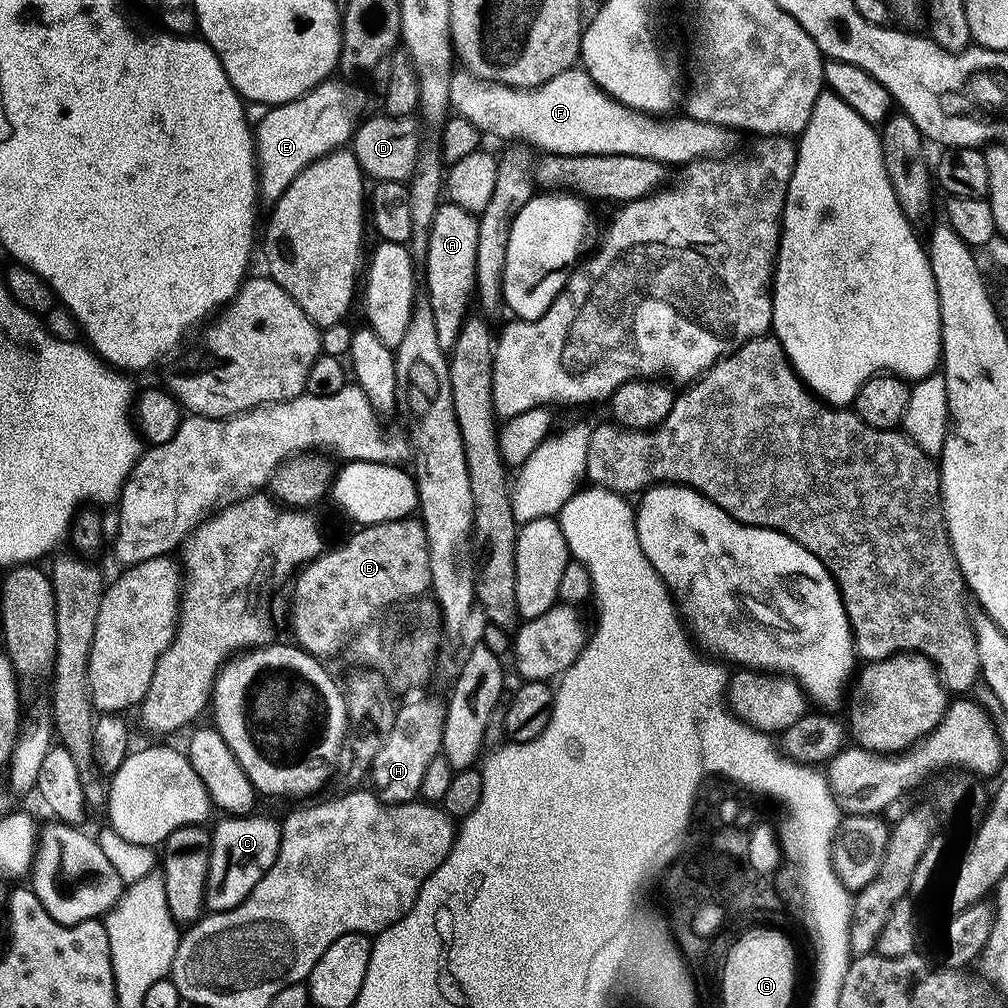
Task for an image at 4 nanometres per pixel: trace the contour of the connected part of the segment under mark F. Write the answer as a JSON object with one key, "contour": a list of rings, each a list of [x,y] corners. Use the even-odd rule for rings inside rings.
{"contour":[[[573,66],[562,74],[550,78],[537,88],[511,88],[508,84],[494,84],[490,80],[479,80],[473,72],[467,70],[453,71],[450,78],[450,108],[455,115],[474,122],[481,134],[488,132],[500,140],[508,142],[523,142],[533,149],[553,156],[650,156],[665,166],[677,164],[683,166],[693,160],[705,158],[724,158],[732,148],[733,129],[723,128],[720,124],[711,124],[701,120],[683,118],[669,128],[655,124],[655,119],[645,113],[637,112],[635,108],[626,108],[617,100],[607,96],[590,78],[583,67]]]}

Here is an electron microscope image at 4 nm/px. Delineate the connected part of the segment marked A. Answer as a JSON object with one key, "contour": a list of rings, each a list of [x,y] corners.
{"contour":[[[444,202],[437,207],[436,217],[428,231],[428,253],[422,266],[422,280],[428,283],[426,295],[430,302],[430,310],[434,314],[434,330],[438,330],[441,344],[451,346],[469,315],[468,303],[474,300],[476,290],[476,259],[478,258],[478,219],[473,213],[462,210],[462,206]]]}

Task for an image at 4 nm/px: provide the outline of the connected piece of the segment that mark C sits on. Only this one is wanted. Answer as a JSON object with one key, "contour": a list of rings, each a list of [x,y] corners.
{"contour":[[[256,815],[228,816],[218,823],[216,828],[213,827],[205,884],[205,907],[209,911],[224,912],[240,904],[277,860],[281,846],[281,823],[266,816]]]}

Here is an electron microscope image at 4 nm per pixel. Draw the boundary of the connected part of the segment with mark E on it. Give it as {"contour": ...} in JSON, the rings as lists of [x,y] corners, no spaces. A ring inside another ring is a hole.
{"contour":[[[329,78],[317,84],[310,95],[300,96],[285,104],[273,104],[254,128],[254,147],[256,149],[256,167],[258,169],[258,196],[268,206],[275,205],[276,199],[283,194],[298,178],[306,166],[328,152],[343,149],[352,139],[354,119],[352,108],[348,105],[348,92],[336,81]],[[312,99],[316,101],[312,104]],[[312,112],[320,116],[323,112],[332,112],[332,120],[315,120]]]}

